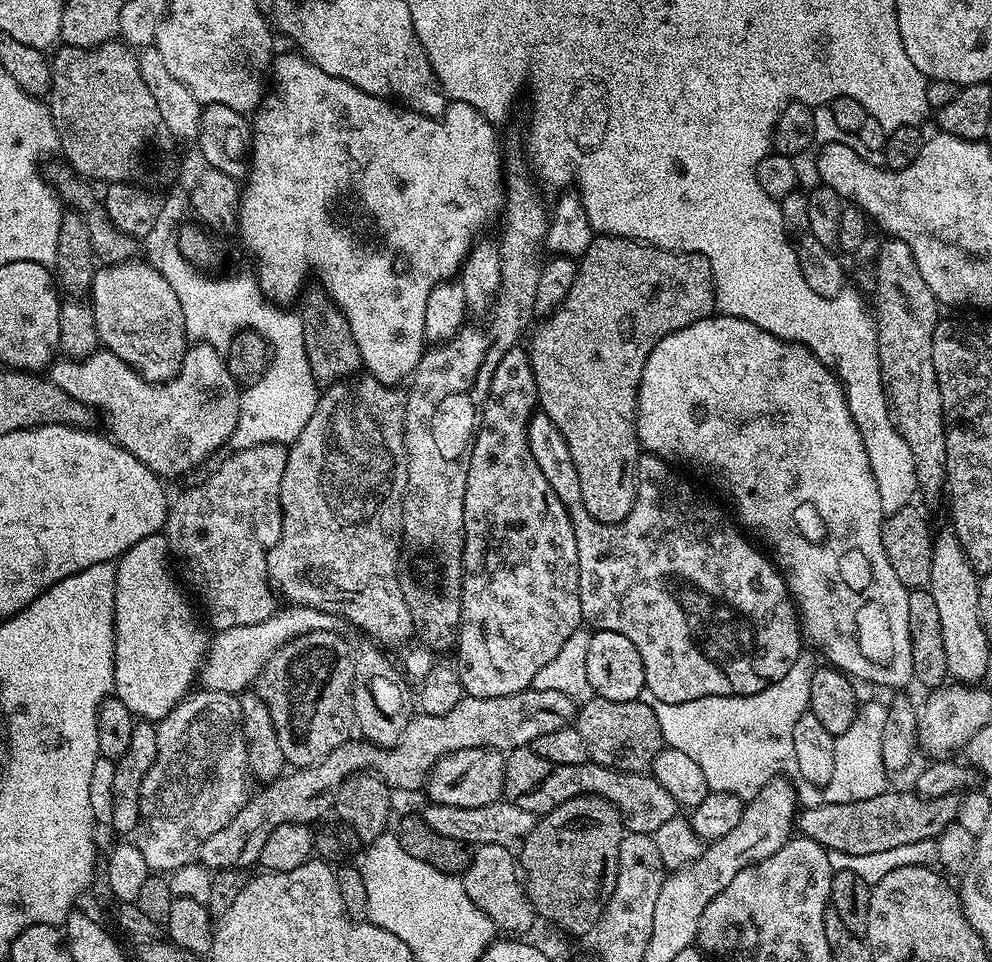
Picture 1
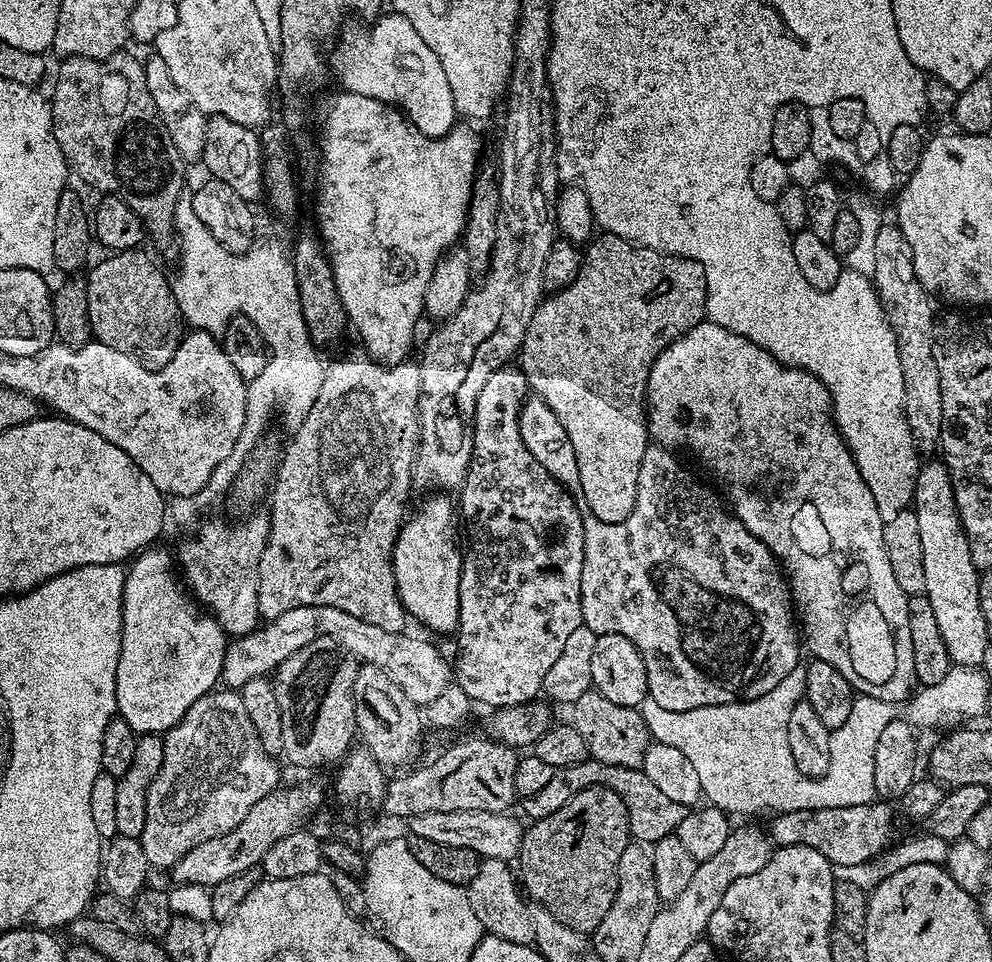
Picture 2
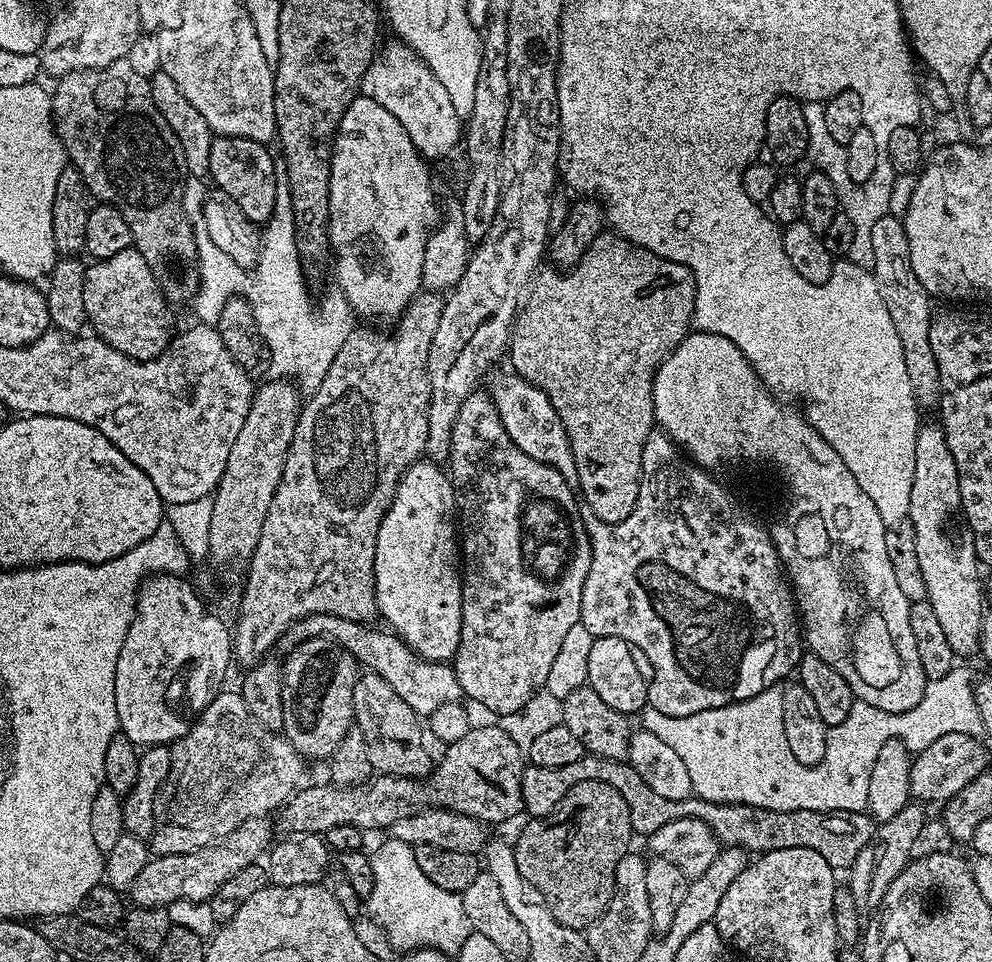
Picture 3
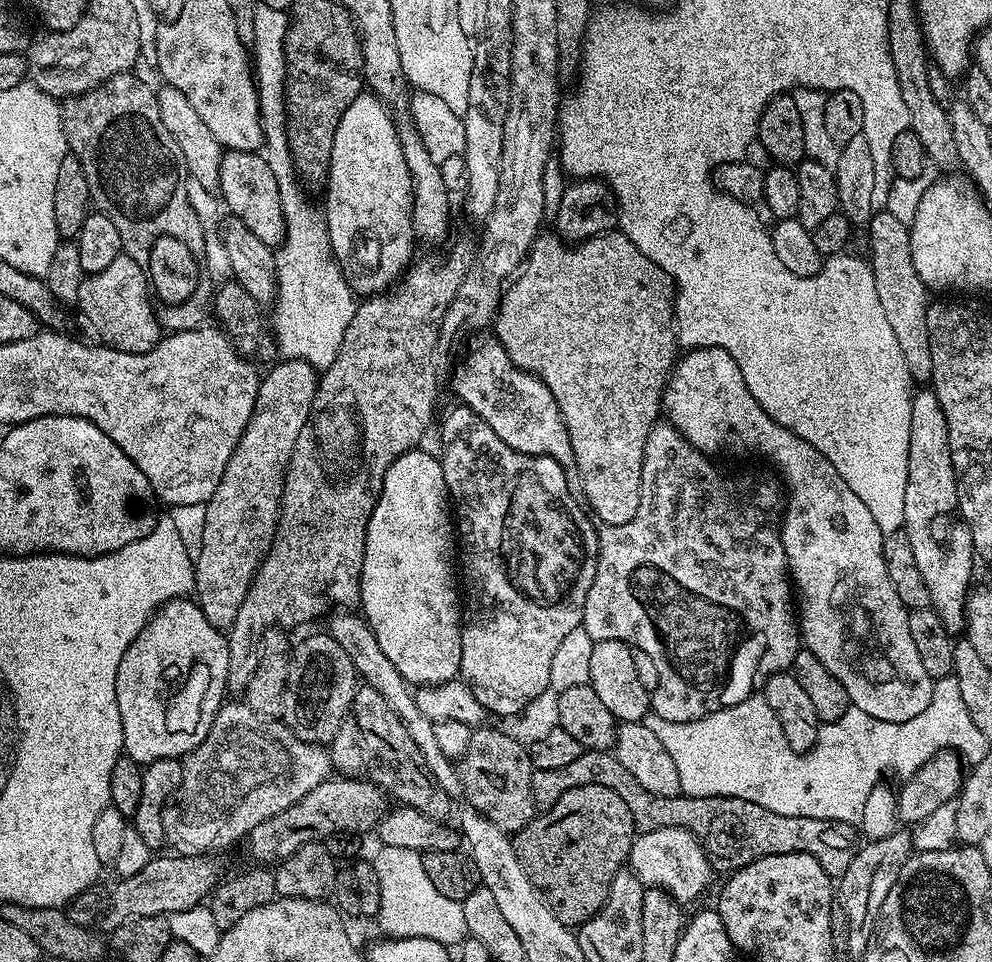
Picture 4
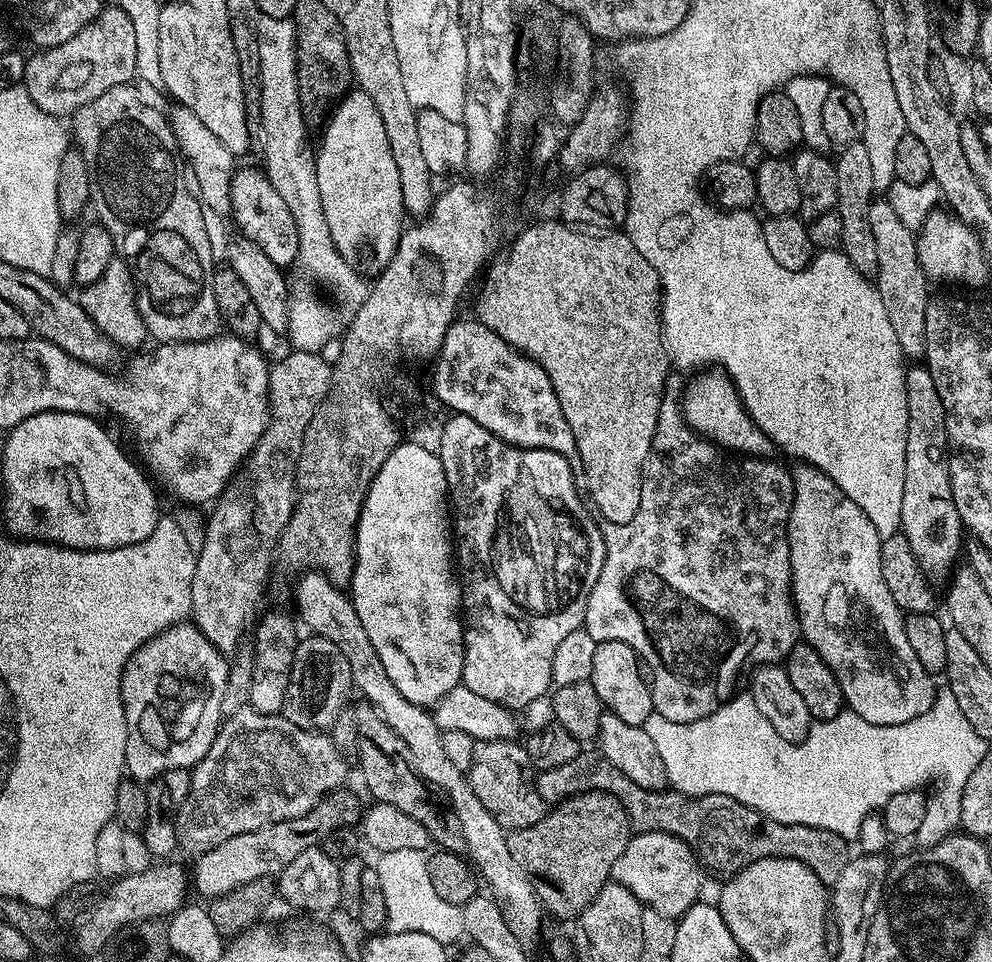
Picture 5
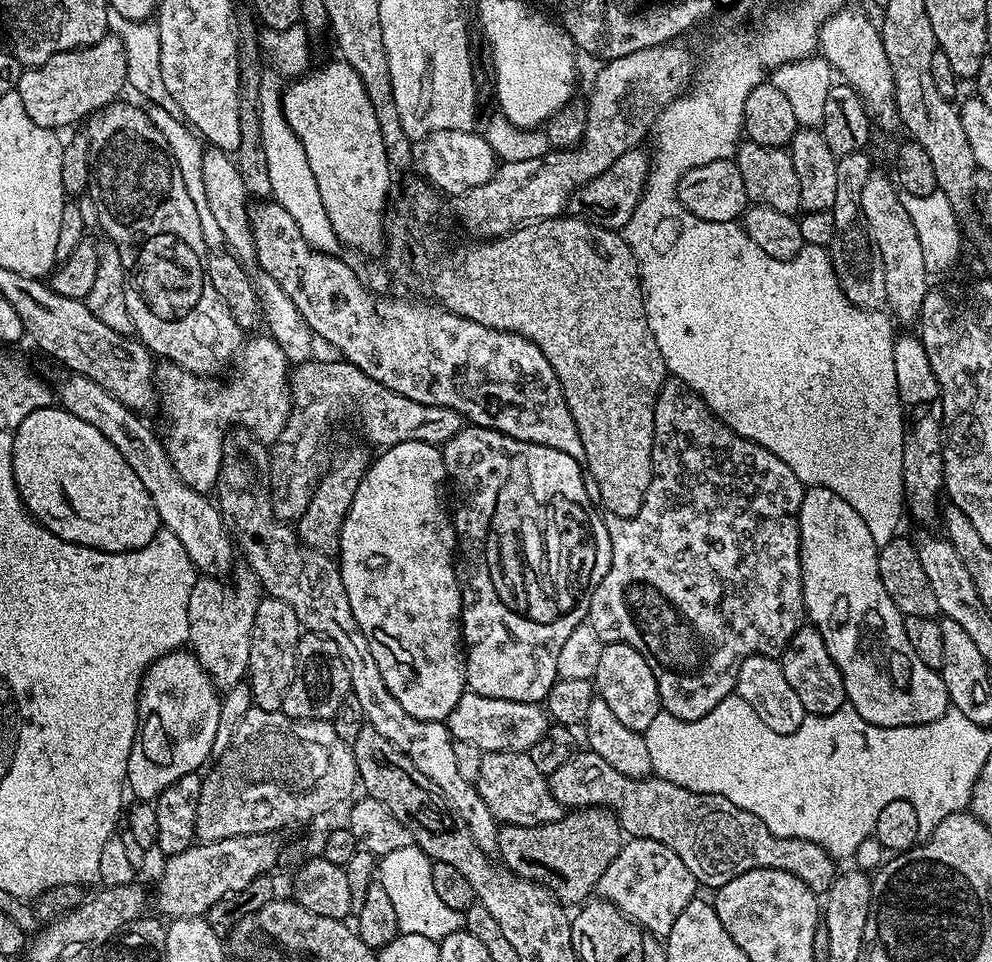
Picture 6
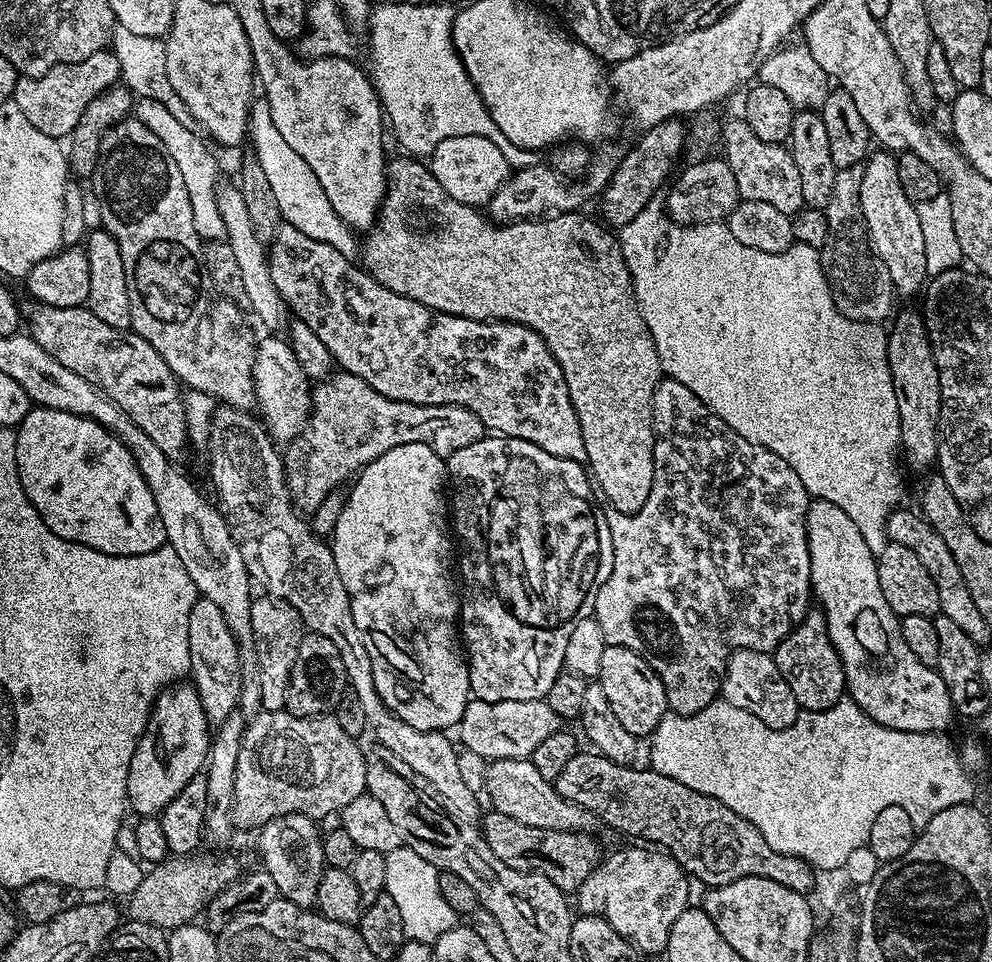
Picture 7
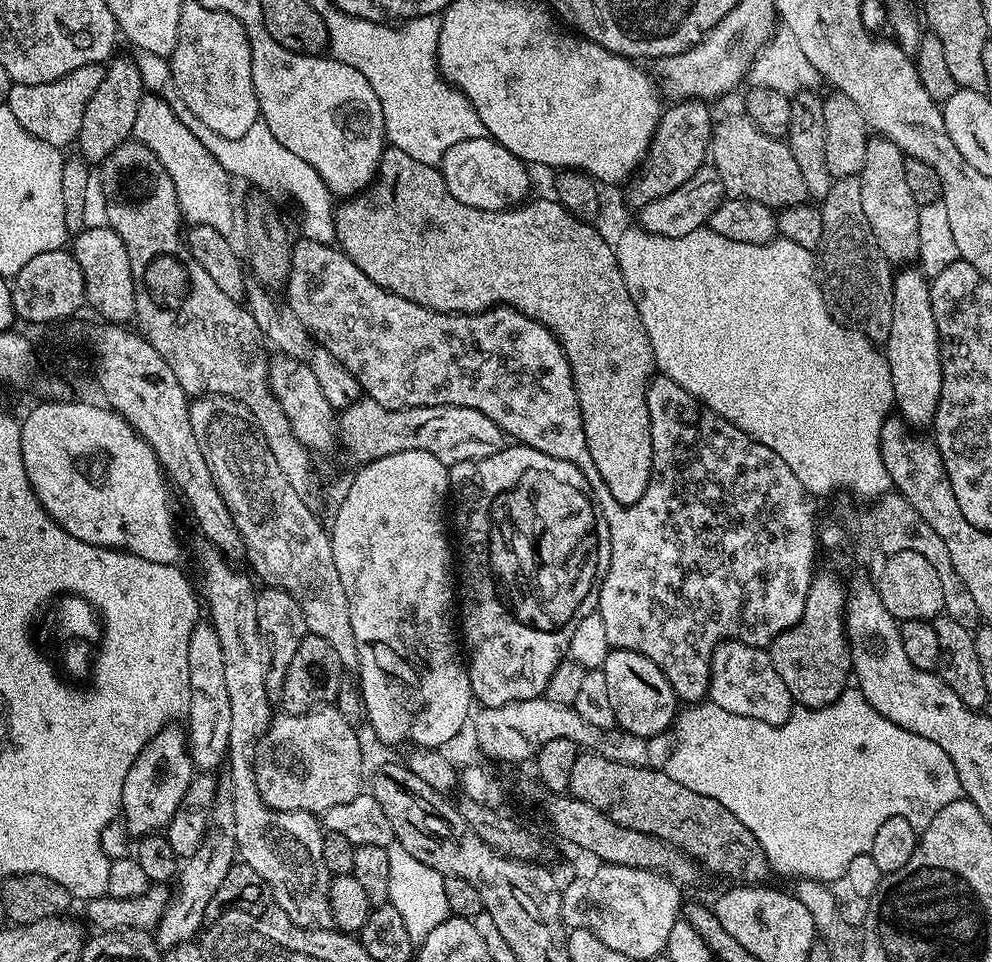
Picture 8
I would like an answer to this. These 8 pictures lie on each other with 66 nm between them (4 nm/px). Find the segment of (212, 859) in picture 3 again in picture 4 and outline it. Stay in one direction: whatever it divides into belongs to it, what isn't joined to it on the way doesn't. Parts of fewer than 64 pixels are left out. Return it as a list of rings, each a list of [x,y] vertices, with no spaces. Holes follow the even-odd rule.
[[[187,854],[157,855],[138,874],[119,881],[117,888],[111,889],[111,900],[106,913],[109,925],[115,926],[135,916],[167,916],[169,912],[190,910],[195,904],[207,901],[217,887],[216,864],[207,860],[207,855]]]

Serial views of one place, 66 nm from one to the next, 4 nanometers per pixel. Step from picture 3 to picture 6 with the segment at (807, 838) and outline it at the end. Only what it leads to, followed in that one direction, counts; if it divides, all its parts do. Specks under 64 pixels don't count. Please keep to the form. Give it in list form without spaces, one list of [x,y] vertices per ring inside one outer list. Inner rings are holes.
[[[580,750],[570,757],[554,774],[548,777],[550,794],[558,798],[558,802],[566,810],[578,808],[607,808],[618,818],[621,828],[629,837],[637,840],[653,840],[662,842],[662,846],[670,846],[678,858],[682,858],[686,870],[694,874],[697,885],[704,884],[709,890],[721,888],[726,882],[738,878],[738,874],[746,874],[746,870],[758,870],[759,868],[773,868],[774,870],[786,870],[817,894],[827,893],[829,886],[838,875],[837,861],[828,855],[828,851],[814,842],[806,842],[798,838],[786,838],[776,836],[762,822],[762,818],[754,818],[750,810],[742,810],[730,802],[730,798],[722,798],[718,794],[706,794],[686,790],[682,786],[674,786],[674,782],[666,782],[659,778],[645,778],[635,780],[626,778],[626,774],[618,774],[606,758],[598,758],[591,750]]]

